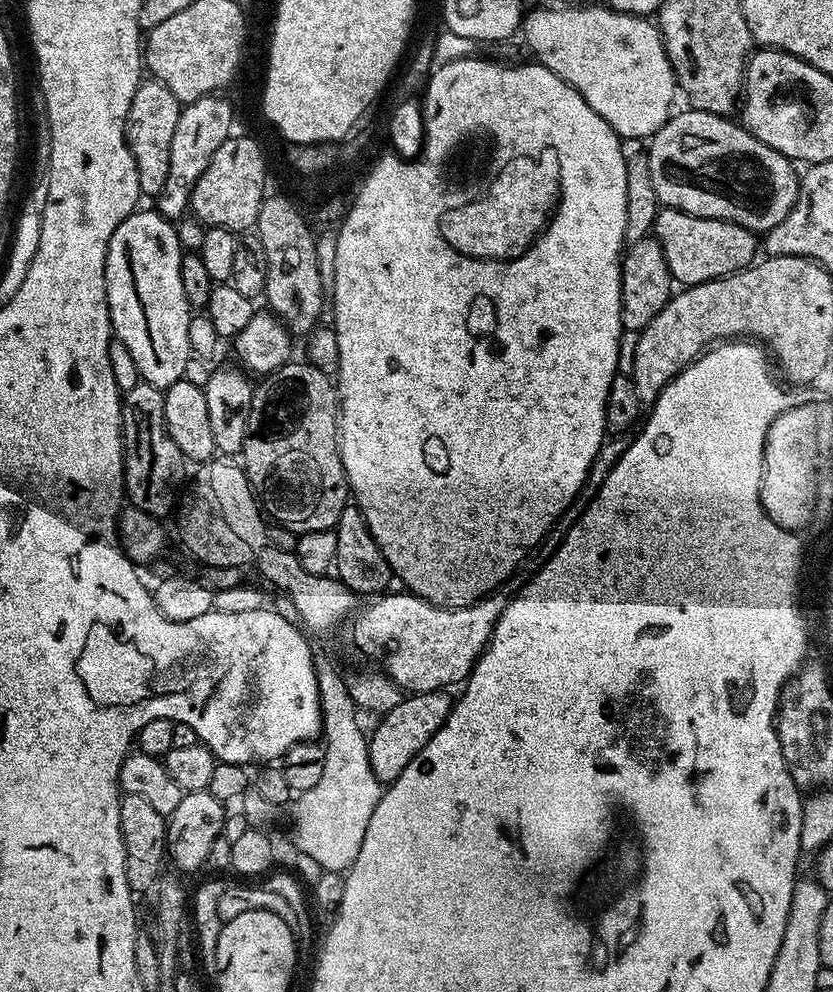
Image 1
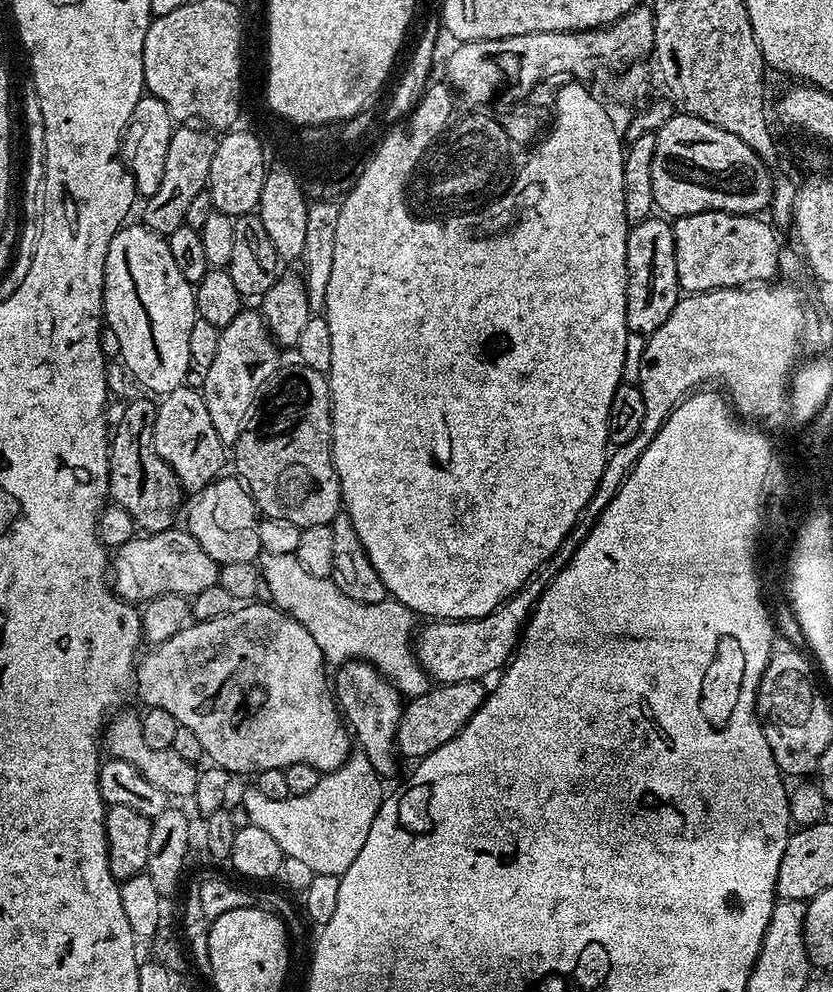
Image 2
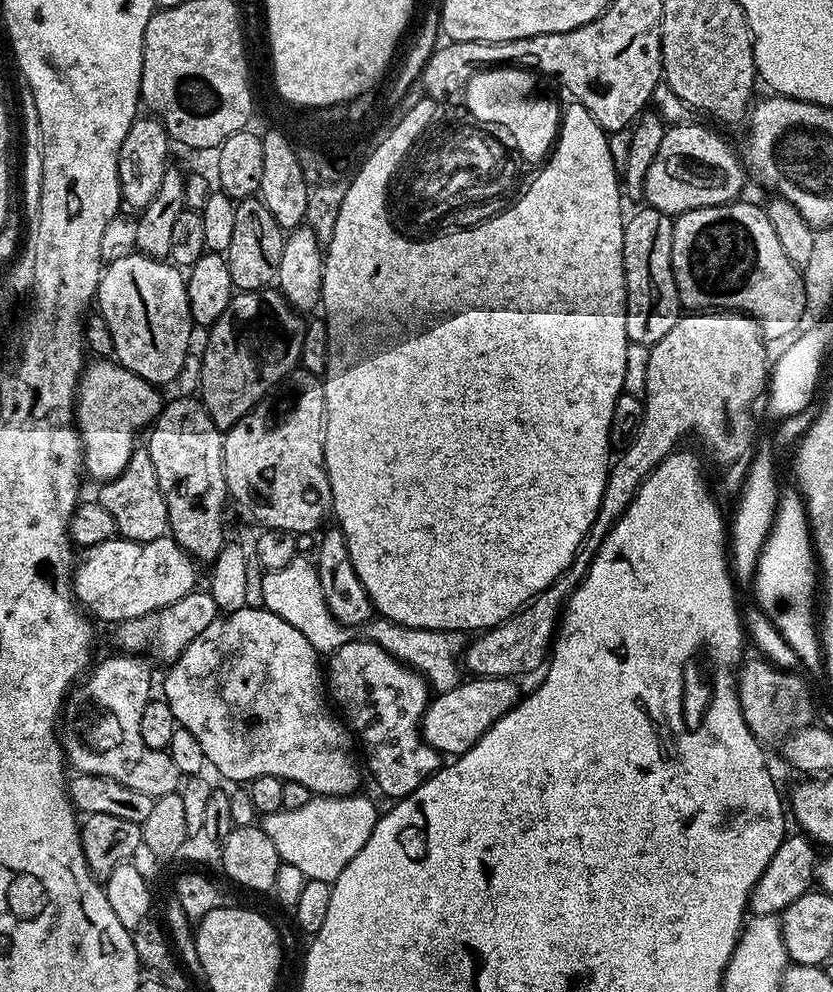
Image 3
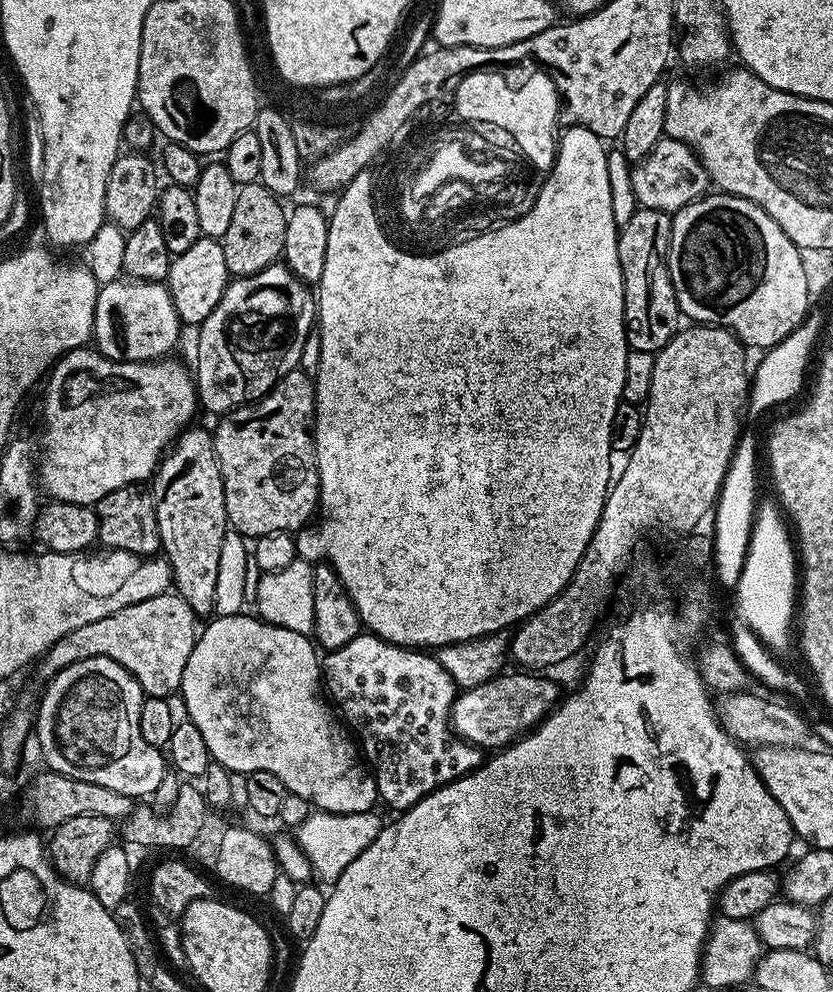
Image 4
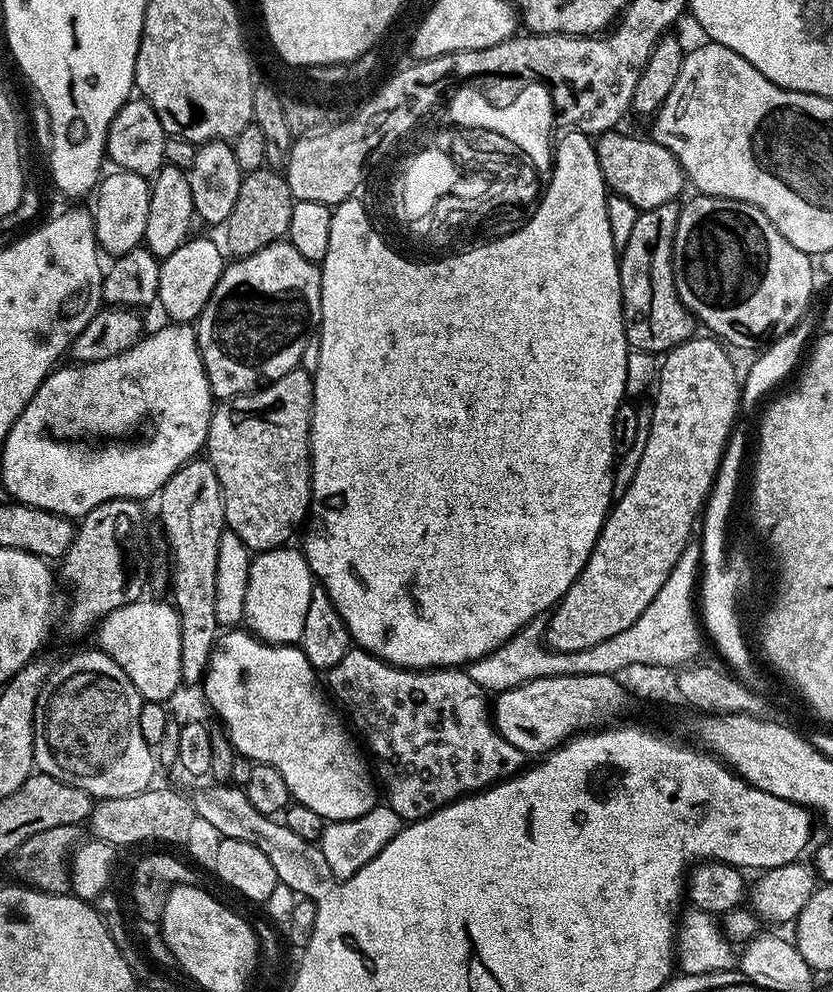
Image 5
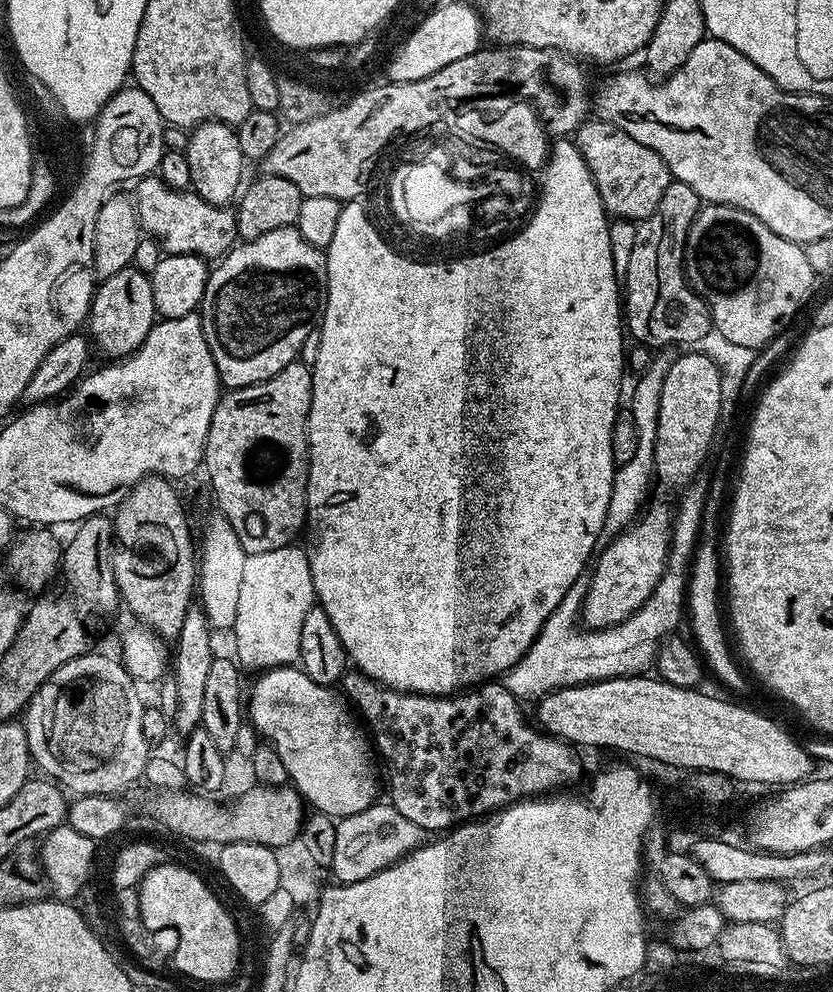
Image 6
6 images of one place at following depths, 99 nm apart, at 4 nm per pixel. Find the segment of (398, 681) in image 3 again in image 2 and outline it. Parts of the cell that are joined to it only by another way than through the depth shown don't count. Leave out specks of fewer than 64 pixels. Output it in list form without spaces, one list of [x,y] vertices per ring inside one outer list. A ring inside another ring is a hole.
[[[347,660],[334,672],[334,695],[337,705],[350,729],[351,735],[358,743],[359,751],[370,758],[381,778],[388,778],[396,772],[398,761],[397,740],[398,724],[404,713],[405,701],[400,692],[380,673],[375,666],[365,660]]]

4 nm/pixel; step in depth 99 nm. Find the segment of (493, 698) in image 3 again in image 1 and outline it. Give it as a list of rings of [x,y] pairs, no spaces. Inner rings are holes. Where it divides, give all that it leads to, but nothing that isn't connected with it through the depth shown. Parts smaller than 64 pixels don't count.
[[[447,691],[438,692],[418,692],[405,695],[394,710],[383,713],[381,719],[376,724],[376,729],[371,729],[368,736],[368,754],[370,756],[370,766],[381,785],[387,786],[406,770],[406,766],[438,734],[438,730],[446,722],[454,703],[453,697]]]

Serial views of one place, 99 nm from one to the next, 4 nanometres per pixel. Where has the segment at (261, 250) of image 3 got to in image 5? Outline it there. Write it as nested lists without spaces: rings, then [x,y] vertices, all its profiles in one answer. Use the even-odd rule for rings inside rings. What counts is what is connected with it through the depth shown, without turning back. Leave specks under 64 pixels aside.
[[[262,166],[253,172],[243,173],[238,186],[238,199],[234,201],[234,210],[230,210],[228,223],[222,232],[228,239],[227,251],[233,257],[249,256],[266,246],[285,239],[290,226],[290,214],[293,206],[292,191],[287,179],[279,171]]]

